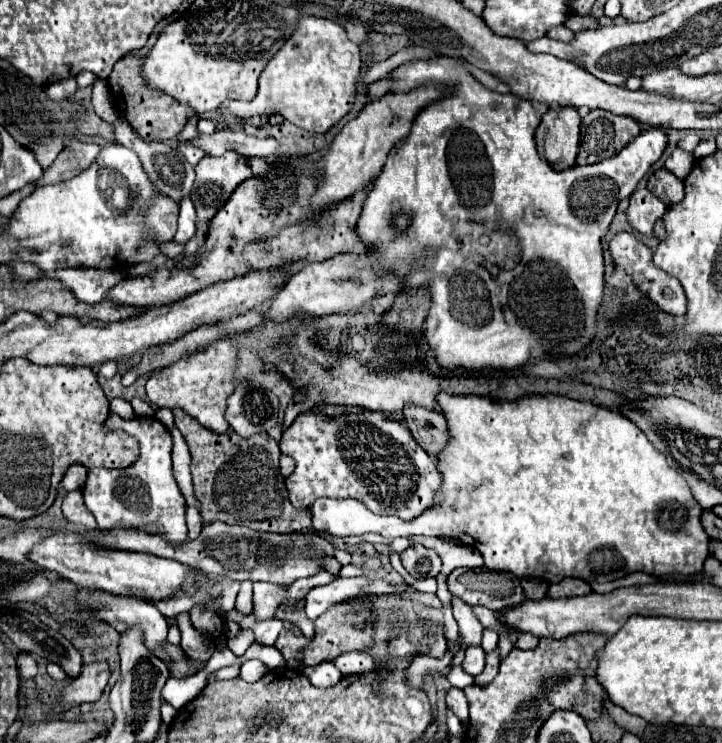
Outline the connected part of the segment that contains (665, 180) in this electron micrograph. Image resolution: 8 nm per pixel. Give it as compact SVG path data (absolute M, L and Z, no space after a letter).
M659 168L649 176L647 188L663 200L665 206L677 204L683 198L683 180L679 180L675 174L671 174L667 168Z

